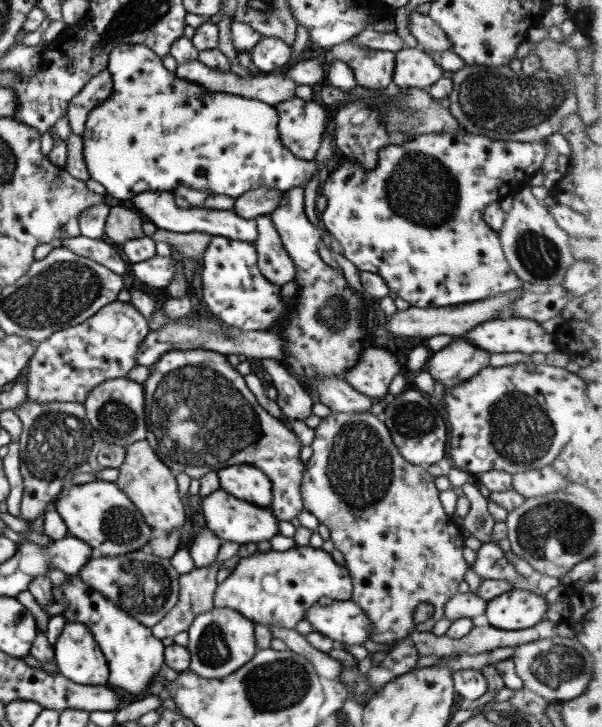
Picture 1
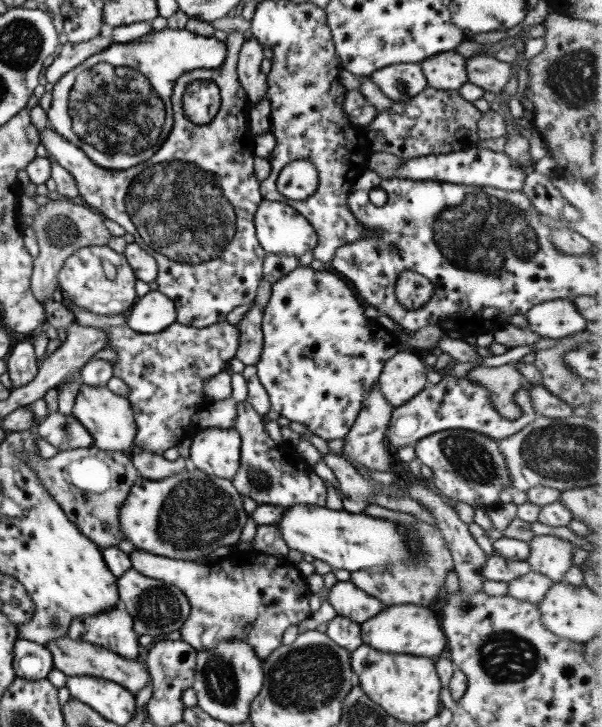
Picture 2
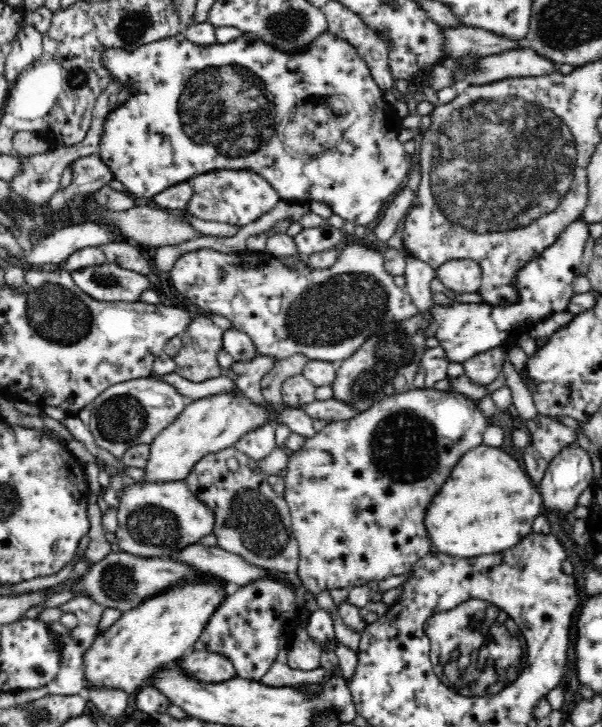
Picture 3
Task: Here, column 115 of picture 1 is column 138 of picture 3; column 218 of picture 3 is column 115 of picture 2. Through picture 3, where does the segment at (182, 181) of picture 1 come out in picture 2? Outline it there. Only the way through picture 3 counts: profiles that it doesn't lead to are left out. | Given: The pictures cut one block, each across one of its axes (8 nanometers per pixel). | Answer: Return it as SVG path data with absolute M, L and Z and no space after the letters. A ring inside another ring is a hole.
M165 27L126 43L111 43L54 82L46 112L49 126L100 168L137 166L159 149L171 131L170 96L176 78L190 70L219 68L225 55L224 42L184 28ZM145 112L153 112L153 116L145 118Z

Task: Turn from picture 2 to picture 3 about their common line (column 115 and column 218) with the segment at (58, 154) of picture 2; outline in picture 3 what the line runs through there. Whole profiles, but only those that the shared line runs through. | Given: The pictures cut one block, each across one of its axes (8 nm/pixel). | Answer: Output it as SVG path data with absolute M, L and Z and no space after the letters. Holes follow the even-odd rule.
M234 169L216 170L200 174L190 181L193 194L188 200L186 208L182 211L186 216L194 216L206 222L220 222L242 227L268 215L283 200L276 188L256 172Z

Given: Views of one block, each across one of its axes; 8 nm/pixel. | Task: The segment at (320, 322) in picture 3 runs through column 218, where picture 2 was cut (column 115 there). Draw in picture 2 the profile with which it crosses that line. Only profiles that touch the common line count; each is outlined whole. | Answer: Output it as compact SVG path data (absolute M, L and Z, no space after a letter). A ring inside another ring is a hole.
M106 244L74 250L73 254L65 258L57 276L59 288L75 306L99 316L126 314L137 299L133 288L136 280L132 268L127 265L125 255L117 254Z

